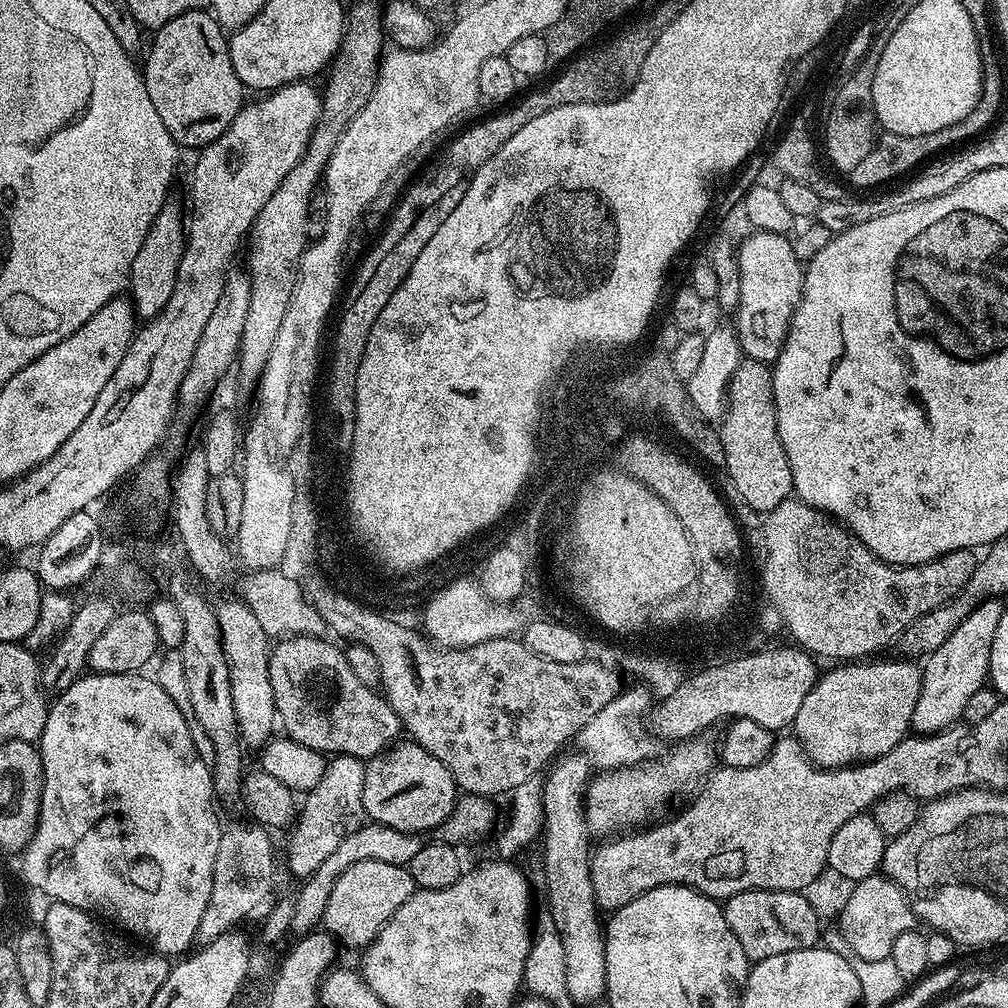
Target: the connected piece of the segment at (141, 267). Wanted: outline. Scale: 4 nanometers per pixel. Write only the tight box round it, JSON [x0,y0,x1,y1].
[128,202,186,321]

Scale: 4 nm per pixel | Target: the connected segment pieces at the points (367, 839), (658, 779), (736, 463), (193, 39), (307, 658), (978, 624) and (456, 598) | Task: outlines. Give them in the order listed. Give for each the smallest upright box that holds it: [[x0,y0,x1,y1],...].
[[291,822,421,934],[586,738,718,838],[718,359,793,514],[142,10,246,149],[268,636,402,758],[912,598,1006,734],[423,578,522,648]]

